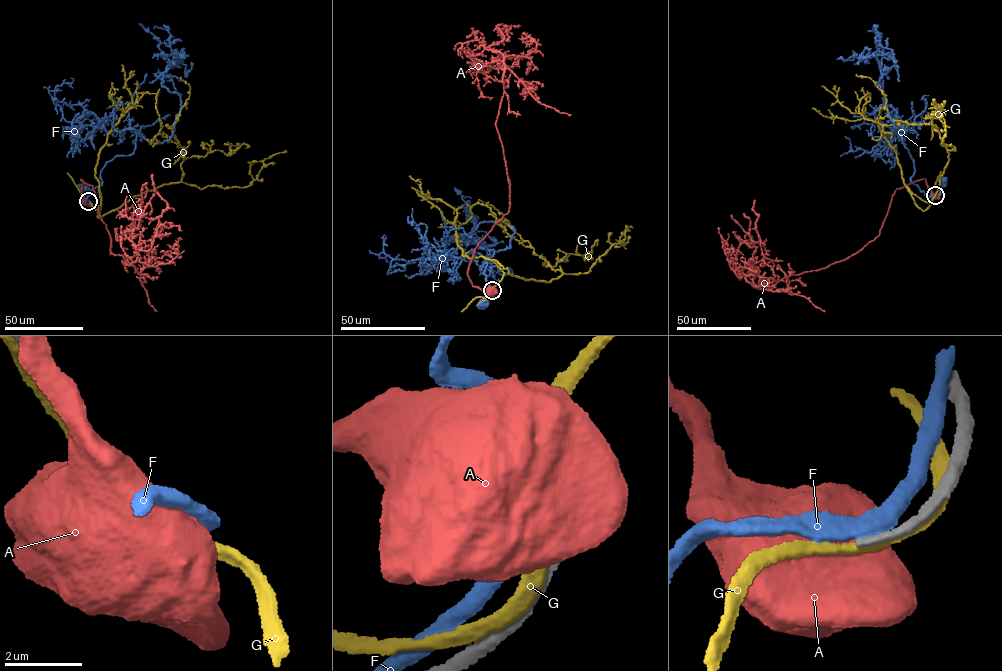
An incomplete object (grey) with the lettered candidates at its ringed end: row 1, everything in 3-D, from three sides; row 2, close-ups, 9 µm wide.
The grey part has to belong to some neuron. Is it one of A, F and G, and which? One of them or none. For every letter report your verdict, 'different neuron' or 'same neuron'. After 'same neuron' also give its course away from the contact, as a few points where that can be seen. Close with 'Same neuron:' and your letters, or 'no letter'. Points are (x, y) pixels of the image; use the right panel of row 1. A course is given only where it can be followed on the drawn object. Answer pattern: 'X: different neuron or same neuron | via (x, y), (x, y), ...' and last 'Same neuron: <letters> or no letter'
A: different neuron
F: different neuron
G: different neuron
Same neuron: no letter

